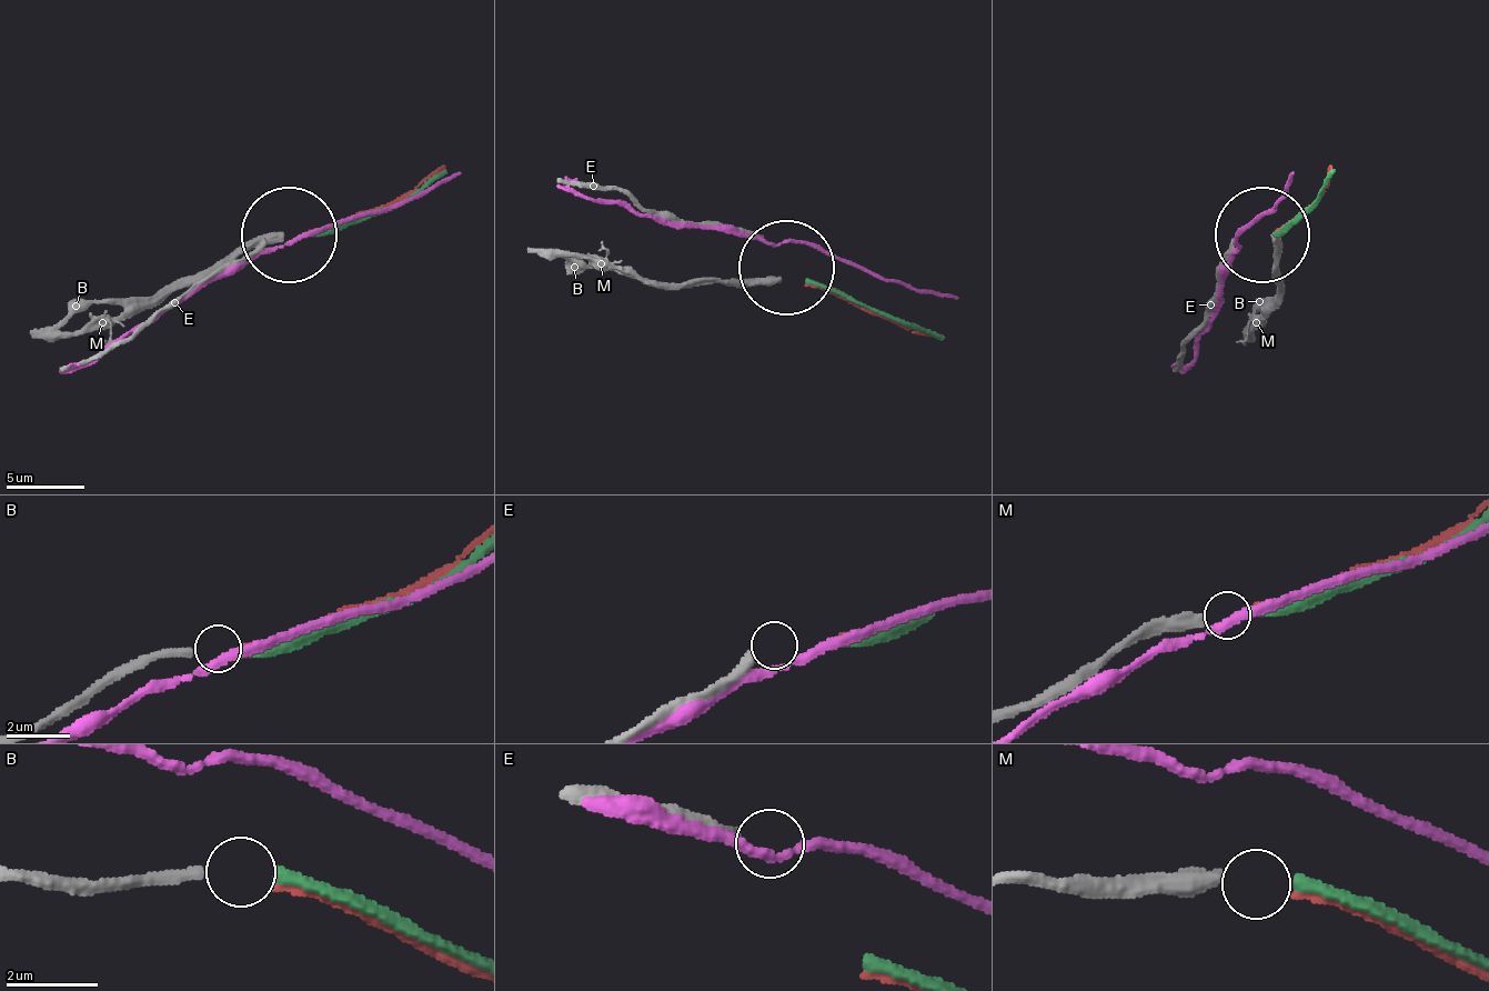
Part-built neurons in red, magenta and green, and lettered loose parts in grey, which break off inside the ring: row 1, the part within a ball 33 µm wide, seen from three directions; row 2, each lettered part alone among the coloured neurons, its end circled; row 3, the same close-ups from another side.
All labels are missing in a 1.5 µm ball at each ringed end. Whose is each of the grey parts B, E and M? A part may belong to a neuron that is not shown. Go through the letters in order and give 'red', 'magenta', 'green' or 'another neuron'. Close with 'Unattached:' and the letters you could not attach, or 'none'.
B: red
E: another neuron
M: green
Unattached: E

